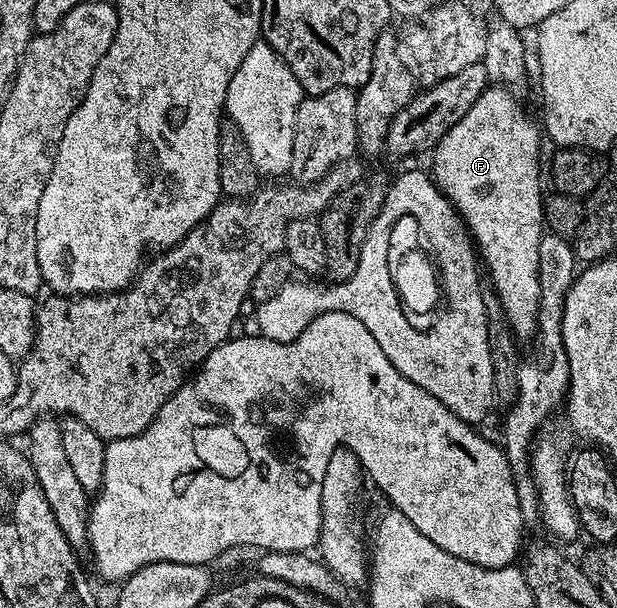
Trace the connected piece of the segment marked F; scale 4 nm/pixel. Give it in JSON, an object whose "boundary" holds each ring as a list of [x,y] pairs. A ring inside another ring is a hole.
{"boundary":[[[495,86],[490,89],[489,94],[484,94],[477,98],[477,102],[473,102],[473,106],[469,106],[469,112],[455,126],[453,126],[433,149],[435,157],[431,160],[431,168],[429,167],[430,175],[433,177],[435,184],[439,187],[440,192],[446,196],[447,201],[455,207],[458,212],[460,220],[467,227],[467,231],[474,247],[477,249],[478,259],[481,261],[482,267],[485,269],[485,276],[491,279],[490,287],[497,294],[497,298],[501,302],[504,313],[507,317],[507,324],[510,326],[512,332],[516,337],[528,338],[534,337],[537,332],[537,325],[539,323],[539,302],[541,298],[541,288],[539,282],[539,246],[541,238],[545,234],[545,225],[543,222],[543,201],[545,199],[545,191],[539,185],[539,164],[535,160],[523,161],[523,144],[527,148],[535,148],[539,144],[539,136],[541,140],[541,128],[538,123],[535,124],[529,117],[523,113],[521,105],[515,101],[514,91],[508,90],[503,86]]]}

